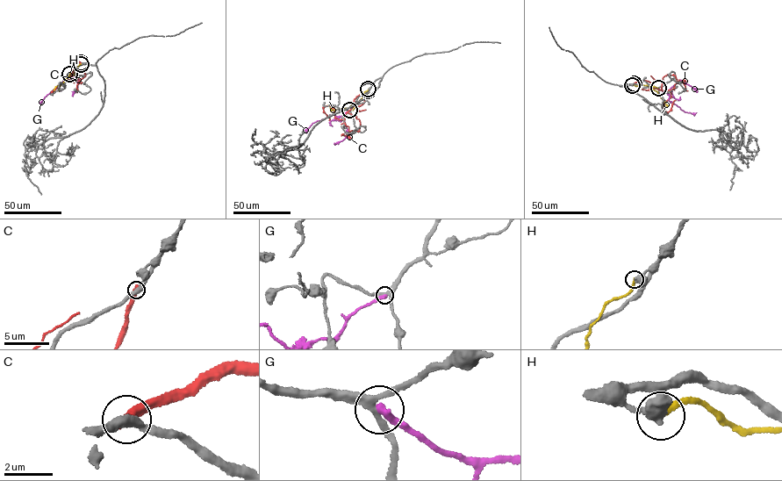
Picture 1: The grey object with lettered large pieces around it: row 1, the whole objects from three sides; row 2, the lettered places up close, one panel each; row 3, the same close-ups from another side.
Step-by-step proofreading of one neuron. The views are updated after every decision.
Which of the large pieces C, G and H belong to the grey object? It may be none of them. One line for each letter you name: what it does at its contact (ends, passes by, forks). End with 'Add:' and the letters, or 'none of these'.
Add: none of these

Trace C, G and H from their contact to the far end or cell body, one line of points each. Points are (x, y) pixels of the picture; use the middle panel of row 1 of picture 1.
C: (368, 90), (363, 103), (347, 111), (343, 119), (334, 118), (332, 106), (324, 106), (329, 120)
G: (349, 110), (342, 116), (333, 114), (313, 123), (306, 132)
H: (368, 89), (358, 102), (347, 108), (335, 109), (327, 105)

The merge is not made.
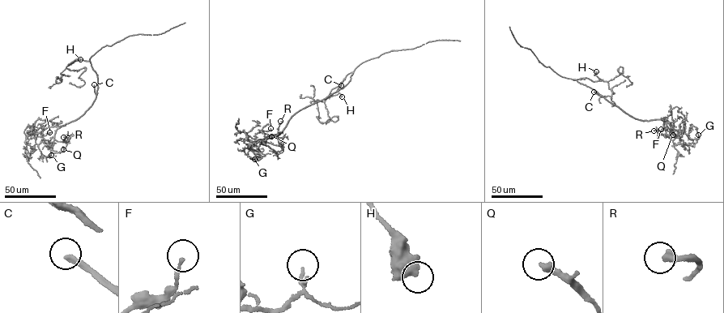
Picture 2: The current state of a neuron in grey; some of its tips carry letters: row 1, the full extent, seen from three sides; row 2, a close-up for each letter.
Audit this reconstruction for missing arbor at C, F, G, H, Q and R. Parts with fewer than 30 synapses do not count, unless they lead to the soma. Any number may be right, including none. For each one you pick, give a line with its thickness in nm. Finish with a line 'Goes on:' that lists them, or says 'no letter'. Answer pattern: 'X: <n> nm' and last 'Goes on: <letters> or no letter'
C: 260 nm
Goes on: C

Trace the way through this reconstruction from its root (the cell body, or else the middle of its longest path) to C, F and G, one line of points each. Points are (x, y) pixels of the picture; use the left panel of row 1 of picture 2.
C: (95, 97), (94, 84)
F: (95, 97), (83, 115), (57, 128), (53, 141), (43, 137), (49, 132)
G: (95, 97), (79, 117), (64, 126), (44, 128), (34, 134), (41, 153), (46, 156), (51, 155)

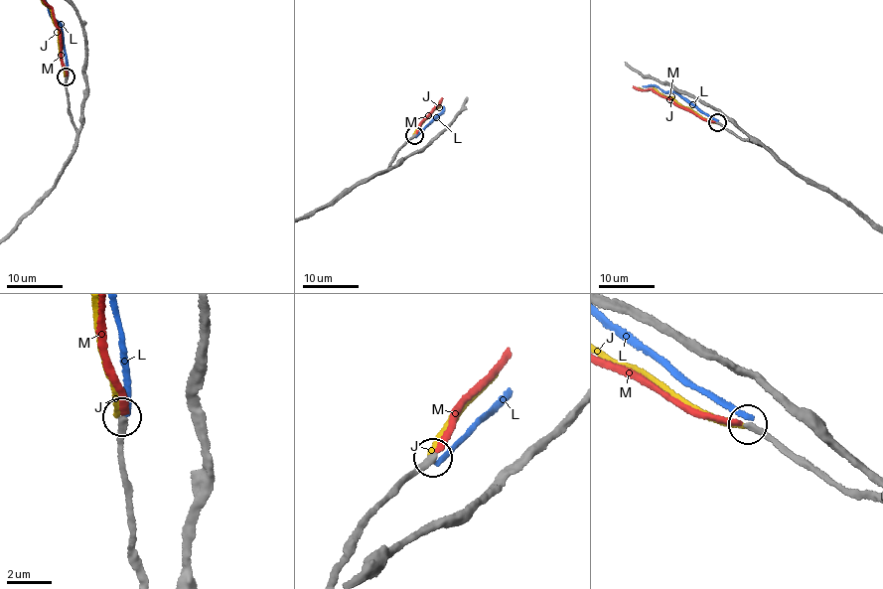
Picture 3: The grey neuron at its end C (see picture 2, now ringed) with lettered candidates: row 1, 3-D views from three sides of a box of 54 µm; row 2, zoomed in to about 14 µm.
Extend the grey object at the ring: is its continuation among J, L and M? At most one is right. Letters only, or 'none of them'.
none of them

